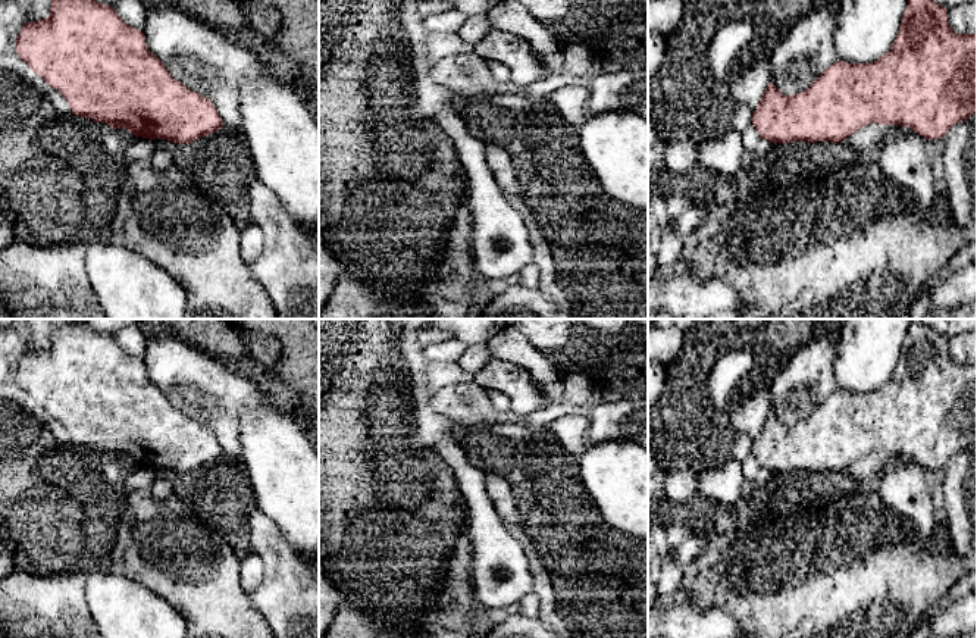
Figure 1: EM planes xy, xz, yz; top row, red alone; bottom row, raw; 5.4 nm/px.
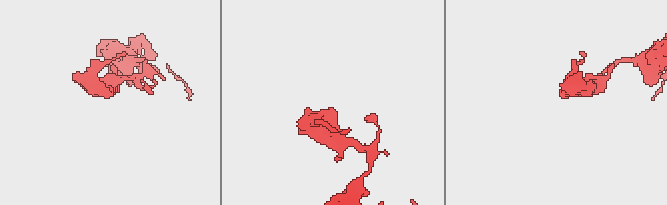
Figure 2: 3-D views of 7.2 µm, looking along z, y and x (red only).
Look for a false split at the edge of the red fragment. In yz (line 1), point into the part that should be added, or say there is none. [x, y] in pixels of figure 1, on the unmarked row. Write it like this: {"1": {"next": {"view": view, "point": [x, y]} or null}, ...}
{"1": {"next": null}}

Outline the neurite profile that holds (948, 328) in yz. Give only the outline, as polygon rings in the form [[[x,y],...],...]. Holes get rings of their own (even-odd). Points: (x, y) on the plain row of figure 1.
[[[920,319],[946,338],[977,331],[977,319]]]

